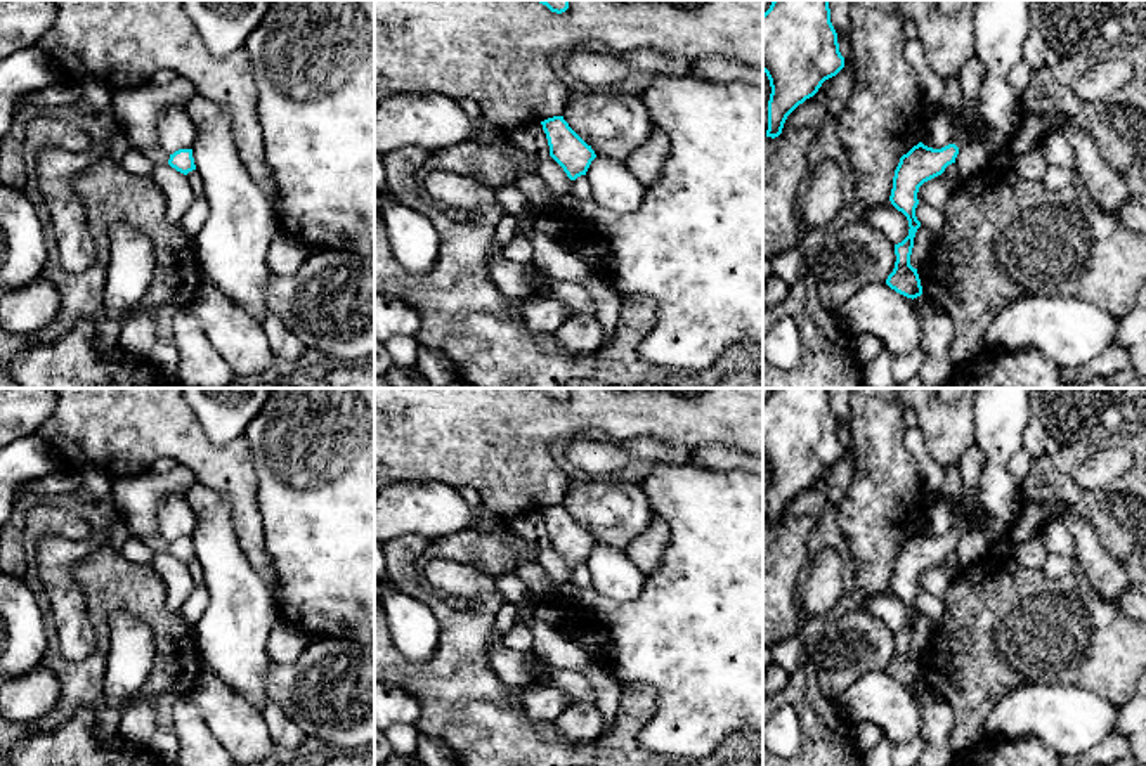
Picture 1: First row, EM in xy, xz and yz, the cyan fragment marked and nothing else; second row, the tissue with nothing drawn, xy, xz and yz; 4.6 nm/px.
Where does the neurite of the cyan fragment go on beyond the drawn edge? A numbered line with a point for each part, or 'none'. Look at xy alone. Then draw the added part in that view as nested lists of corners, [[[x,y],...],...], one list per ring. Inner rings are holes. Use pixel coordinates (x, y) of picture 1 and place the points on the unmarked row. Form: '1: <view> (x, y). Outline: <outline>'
none

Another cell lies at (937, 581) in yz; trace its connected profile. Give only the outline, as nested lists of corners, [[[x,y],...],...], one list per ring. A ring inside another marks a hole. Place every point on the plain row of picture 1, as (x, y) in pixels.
[[[938,563],[919,575],[919,591],[928,591],[929,594],[945,600],[952,586],[952,570],[943,563]]]

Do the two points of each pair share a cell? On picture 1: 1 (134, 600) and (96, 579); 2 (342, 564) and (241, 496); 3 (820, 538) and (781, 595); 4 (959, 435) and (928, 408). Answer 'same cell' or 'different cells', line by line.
1: same cell
2: different cells
3: different cells
4: same cell

